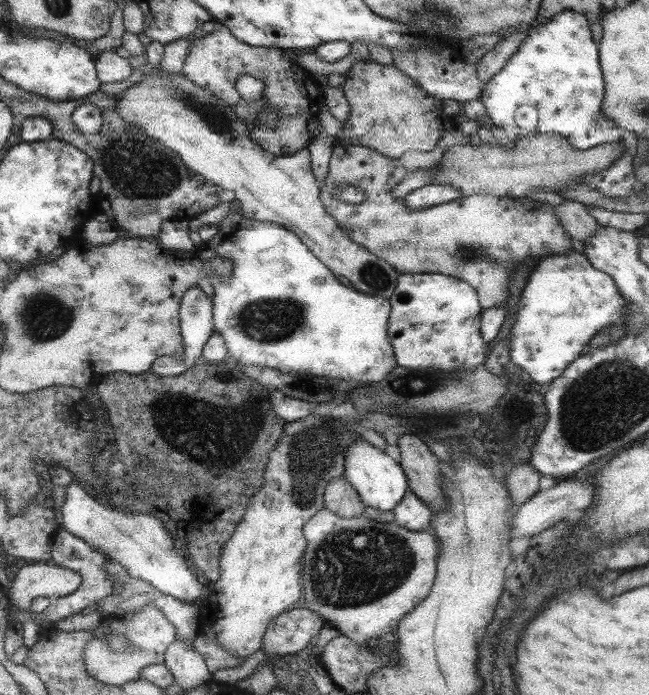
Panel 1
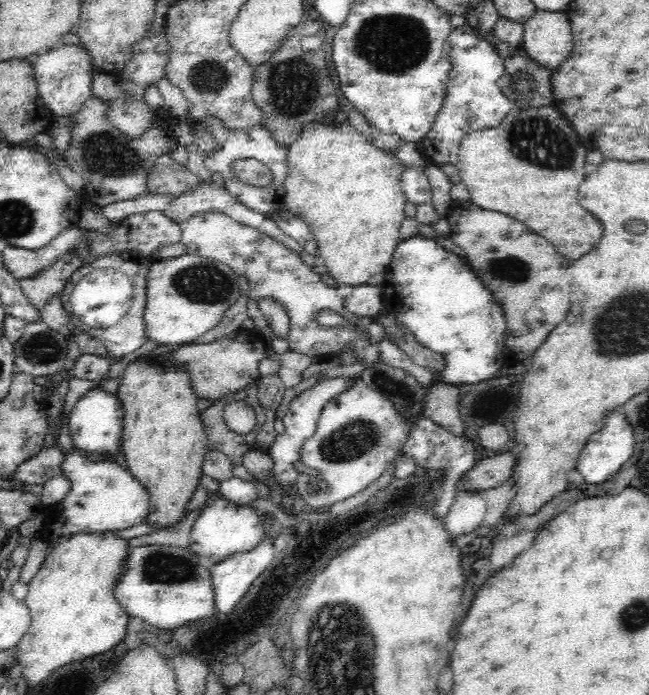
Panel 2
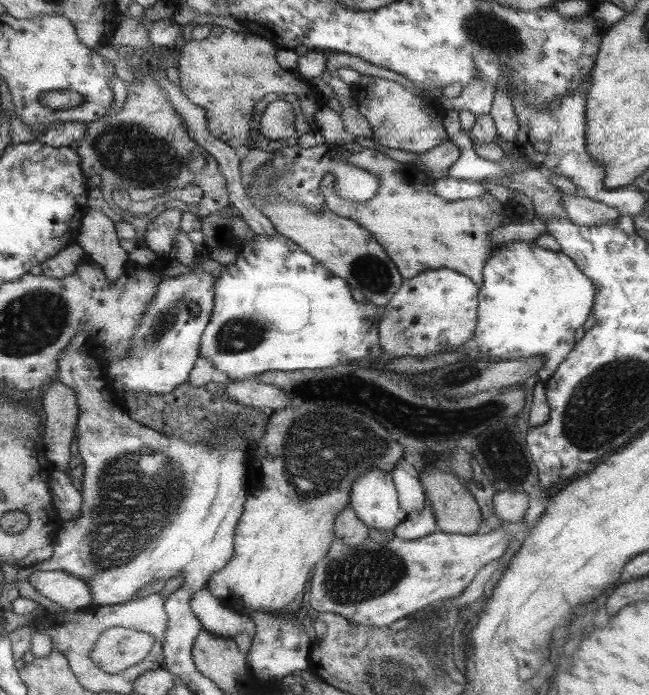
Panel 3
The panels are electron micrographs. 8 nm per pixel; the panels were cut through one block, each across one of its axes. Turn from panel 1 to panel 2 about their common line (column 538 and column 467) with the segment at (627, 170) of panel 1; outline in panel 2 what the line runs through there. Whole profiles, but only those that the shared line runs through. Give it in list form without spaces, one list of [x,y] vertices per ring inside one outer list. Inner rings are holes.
[[[464,24],[448,36],[451,46],[451,67],[443,105],[430,130],[418,142],[428,164],[455,164],[460,142],[466,134],[498,126],[514,108],[503,89],[496,82],[504,74],[502,57],[488,41],[483,41],[474,29]]]

